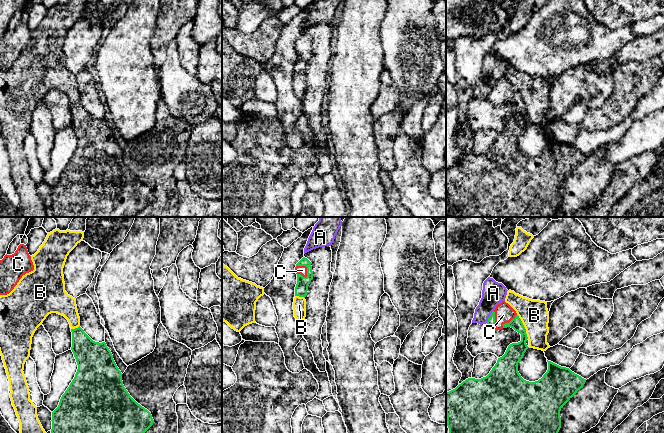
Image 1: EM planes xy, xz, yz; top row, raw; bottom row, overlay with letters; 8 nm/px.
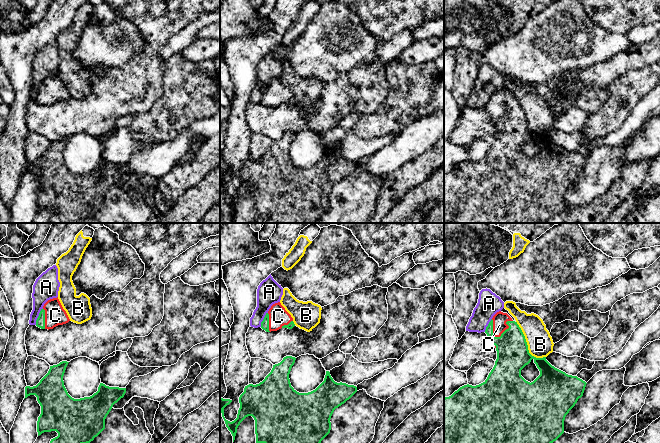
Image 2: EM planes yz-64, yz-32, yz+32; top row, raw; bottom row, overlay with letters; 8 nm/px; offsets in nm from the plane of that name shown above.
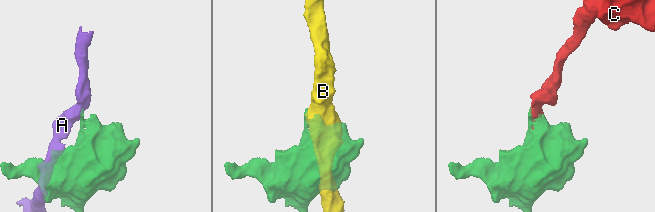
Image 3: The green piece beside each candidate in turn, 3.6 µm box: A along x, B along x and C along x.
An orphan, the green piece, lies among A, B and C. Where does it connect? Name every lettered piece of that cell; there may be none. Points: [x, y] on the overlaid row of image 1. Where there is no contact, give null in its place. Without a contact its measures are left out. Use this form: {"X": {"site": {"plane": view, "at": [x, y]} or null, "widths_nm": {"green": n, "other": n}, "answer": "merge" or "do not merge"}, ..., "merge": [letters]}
{"A": {"site": {"plane": "yz", "at": [490, 316]}, "widths_nm": {"green": 60, "other": 190}, "answer": "do not merge"}, "B": {"site": {"plane": "yz", "at": [523, 326]}, "widths_nm": {"green": 140, "other": 220}, "answer": "do not merge"}, "C": {"site": {"plane": "xz", "at": [306, 266]}, "widths_nm": {"green": 100, "other": 70}, "answer": "merge"}, "merge": ["C"]}

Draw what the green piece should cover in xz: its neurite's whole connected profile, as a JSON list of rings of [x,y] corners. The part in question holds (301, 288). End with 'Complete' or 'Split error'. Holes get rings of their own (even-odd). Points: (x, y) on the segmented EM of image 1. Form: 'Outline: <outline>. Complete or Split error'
Outline: [[[303,257],[295,267],[297,274],[297,284],[295,287],[295,296],[306,297],[308,286],[313,279],[311,262]]]. Split error

